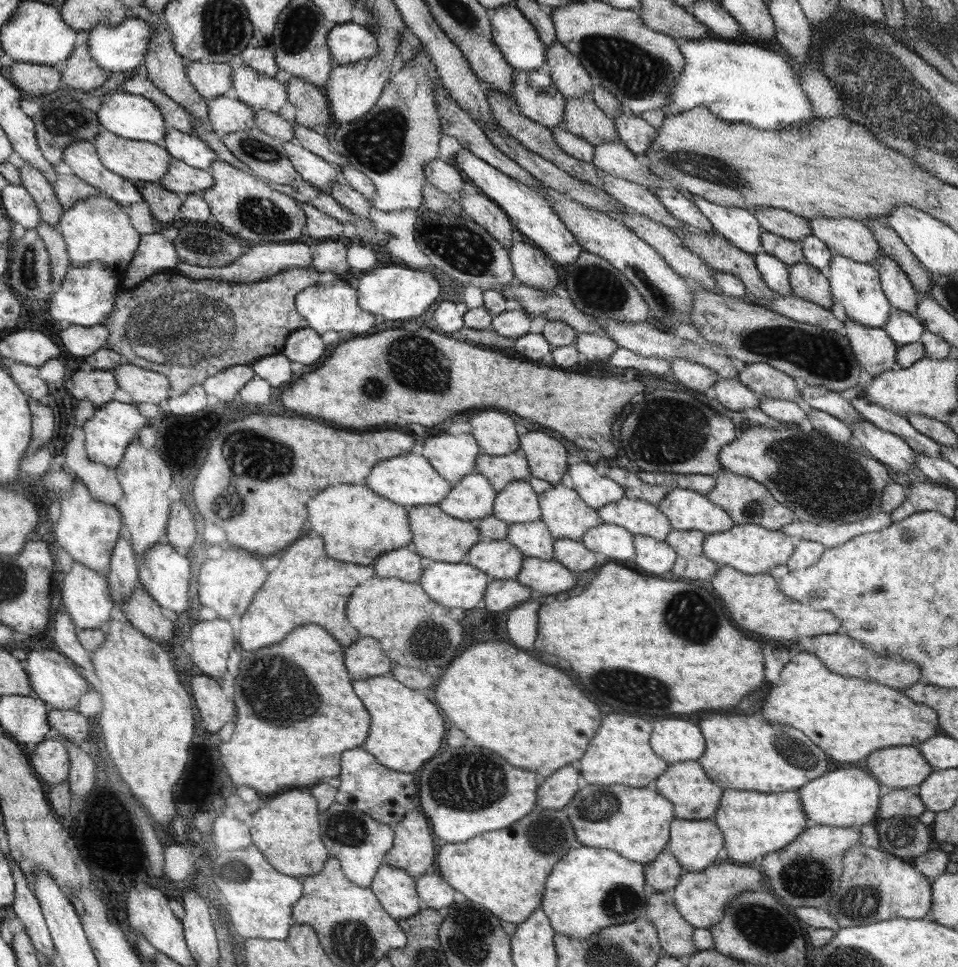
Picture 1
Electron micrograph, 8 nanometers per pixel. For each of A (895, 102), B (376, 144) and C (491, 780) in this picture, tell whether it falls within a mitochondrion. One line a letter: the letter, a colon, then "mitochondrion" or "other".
A: mitochondrion
B: mitochondrion
C: mitochondrion

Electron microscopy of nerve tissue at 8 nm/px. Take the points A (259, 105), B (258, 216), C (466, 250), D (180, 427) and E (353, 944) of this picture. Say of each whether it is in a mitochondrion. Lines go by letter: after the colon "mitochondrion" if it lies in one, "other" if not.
A: other
B: mitochondrion
C: mitochondrion
D: other
E: mitochondrion

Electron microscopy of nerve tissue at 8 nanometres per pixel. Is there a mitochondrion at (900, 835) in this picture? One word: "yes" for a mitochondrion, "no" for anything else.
yes

